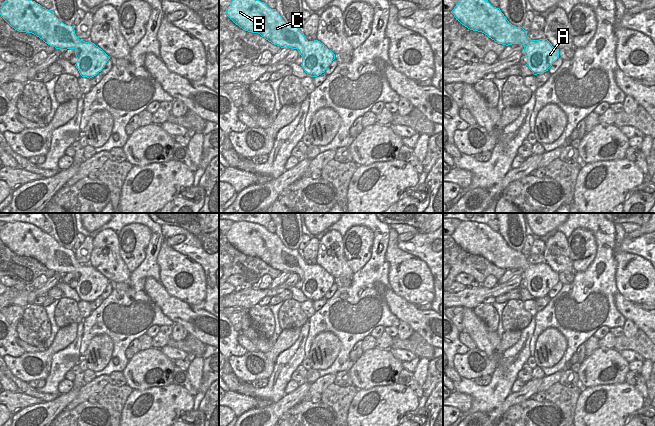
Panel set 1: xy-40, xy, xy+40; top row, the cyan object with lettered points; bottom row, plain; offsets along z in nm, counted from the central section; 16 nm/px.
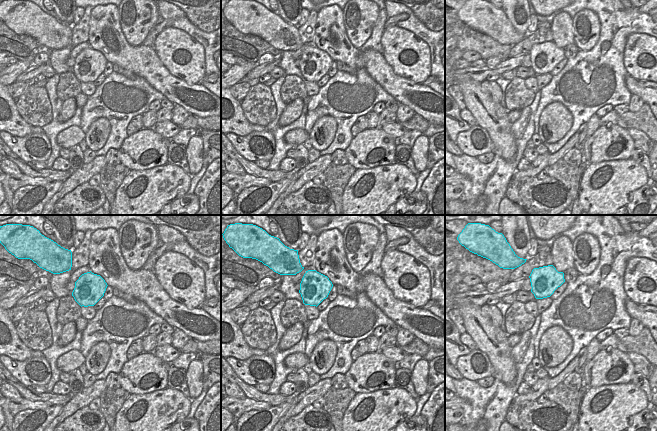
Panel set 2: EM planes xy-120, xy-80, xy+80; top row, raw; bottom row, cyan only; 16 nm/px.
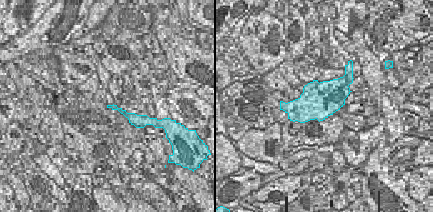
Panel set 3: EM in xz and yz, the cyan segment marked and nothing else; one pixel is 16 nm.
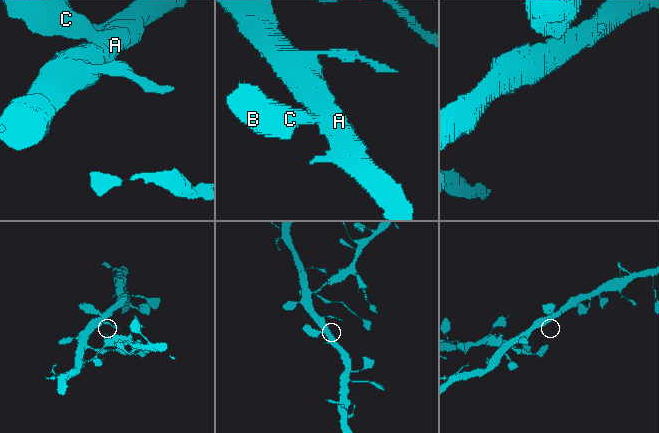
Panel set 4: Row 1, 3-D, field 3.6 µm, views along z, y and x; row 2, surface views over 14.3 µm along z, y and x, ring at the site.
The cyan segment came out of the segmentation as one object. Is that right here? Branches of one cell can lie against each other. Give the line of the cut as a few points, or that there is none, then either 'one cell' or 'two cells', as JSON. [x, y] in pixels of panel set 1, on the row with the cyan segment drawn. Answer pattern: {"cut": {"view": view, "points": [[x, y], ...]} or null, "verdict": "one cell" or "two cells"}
{"cut": null, "verdict": "one cell"}

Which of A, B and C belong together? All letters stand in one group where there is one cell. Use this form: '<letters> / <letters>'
A B C

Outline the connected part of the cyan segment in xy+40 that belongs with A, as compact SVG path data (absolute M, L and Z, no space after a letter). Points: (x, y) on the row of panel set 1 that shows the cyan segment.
M459 0L451 13L468 29L482 32L498 44L523 45L526 65L534 75L548 71L559 58L559 49L547 39L531 40L522 27L512 25L488 0Z

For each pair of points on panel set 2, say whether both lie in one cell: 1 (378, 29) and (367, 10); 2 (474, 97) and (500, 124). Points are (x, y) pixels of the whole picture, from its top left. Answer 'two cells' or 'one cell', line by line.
1: two cells
2: one cell

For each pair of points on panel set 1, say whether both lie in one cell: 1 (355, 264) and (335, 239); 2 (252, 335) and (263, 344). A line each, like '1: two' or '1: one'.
1: two
2: one

